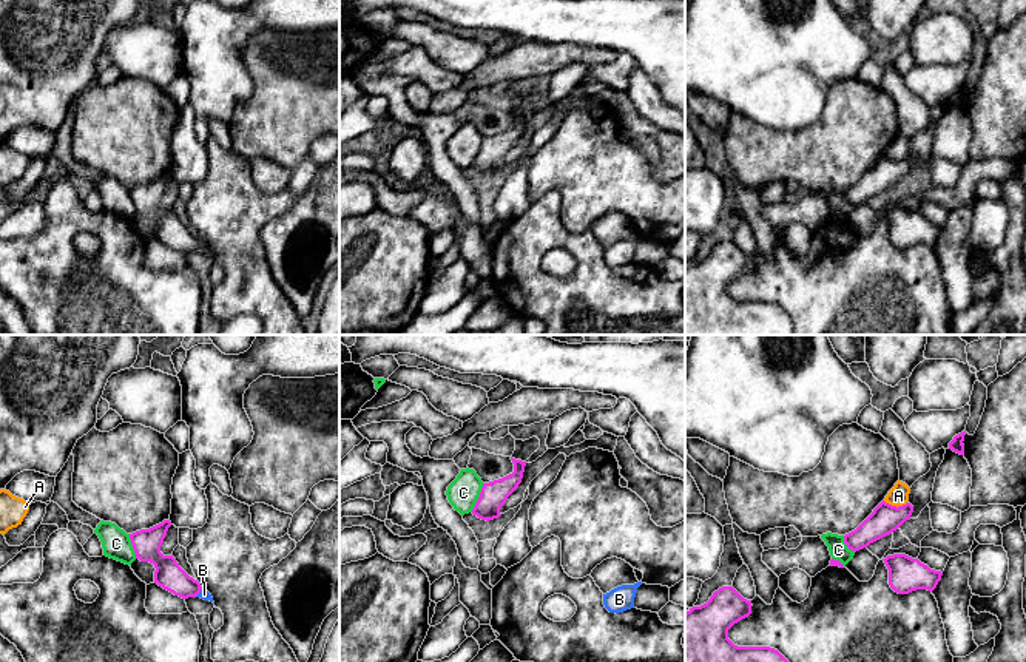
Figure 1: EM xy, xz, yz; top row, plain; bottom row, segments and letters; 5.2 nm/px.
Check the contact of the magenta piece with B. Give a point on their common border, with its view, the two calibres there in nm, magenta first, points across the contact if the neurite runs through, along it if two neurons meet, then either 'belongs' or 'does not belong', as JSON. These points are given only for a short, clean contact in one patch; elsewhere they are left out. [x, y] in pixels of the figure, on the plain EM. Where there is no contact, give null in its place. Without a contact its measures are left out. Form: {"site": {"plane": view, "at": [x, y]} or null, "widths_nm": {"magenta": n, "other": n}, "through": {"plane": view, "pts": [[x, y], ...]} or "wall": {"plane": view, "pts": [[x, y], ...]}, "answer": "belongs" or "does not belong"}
{"site": {"plane": "xy", "at": [198, 247]}, "widths_nm": {"magenta": 150, "other": 50}, "through": {"plane": "xy", "pts": [[168, 229], [198, 247], [204, 249]]}, "answer": "belongs"}

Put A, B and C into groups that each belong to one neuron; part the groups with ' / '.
A / B / C

